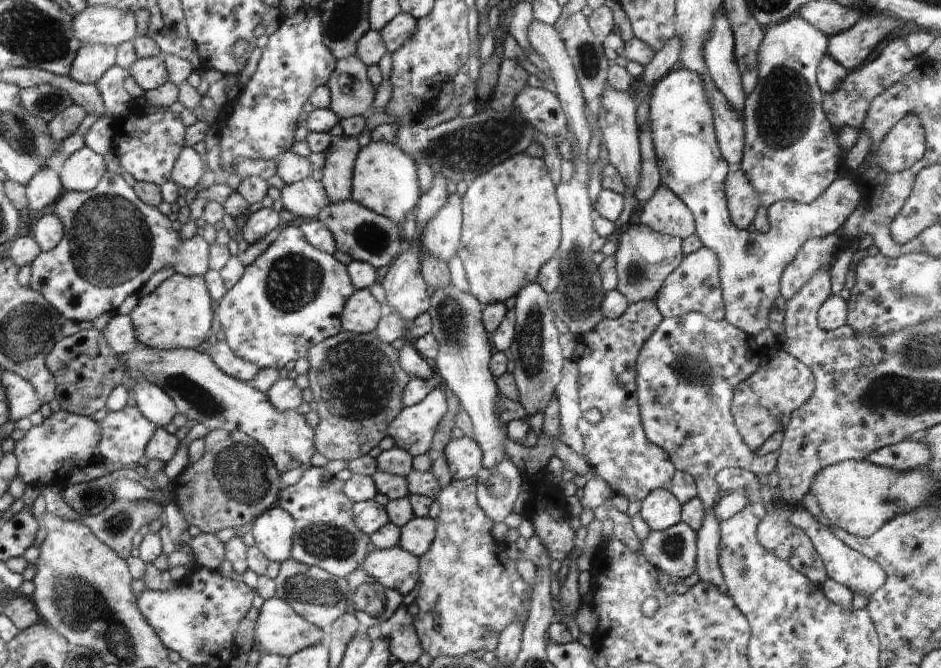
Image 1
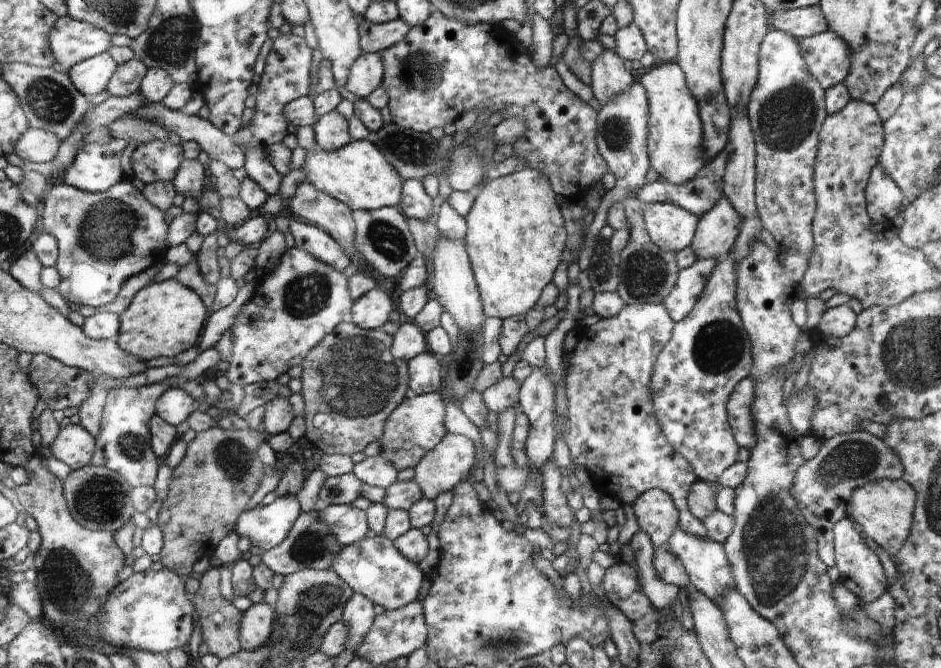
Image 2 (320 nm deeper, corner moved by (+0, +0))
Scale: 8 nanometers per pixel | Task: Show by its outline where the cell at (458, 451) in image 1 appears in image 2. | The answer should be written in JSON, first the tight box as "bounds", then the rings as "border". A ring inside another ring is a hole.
{"bounds":[413,434,476,500],"border":[[[448,434],[448,440],[444,440],[444,444],[440,444],[440,448],[436,448],[436,452],[432,451],[432,456],[424,458],[424,464],[420,464],[420,468],[414,468],[413,482],[418,482],[420,489],[423,490],[423,499],[435,500],[436,495],[440,492],[453,491],[460,483],[468,477],[472,472],[474,464],[476,464],[476,448],[472,444],[470,438],[466,436]]]}

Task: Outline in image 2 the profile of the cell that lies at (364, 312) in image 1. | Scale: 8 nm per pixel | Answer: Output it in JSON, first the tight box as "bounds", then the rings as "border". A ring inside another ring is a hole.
{"bounds":[349,289,392,329],"border":[[[372,289],[356,300],[349,321],[362,329],[381,329],[382,324],[390,318],[390,312],[392,300],[382,290]]]}

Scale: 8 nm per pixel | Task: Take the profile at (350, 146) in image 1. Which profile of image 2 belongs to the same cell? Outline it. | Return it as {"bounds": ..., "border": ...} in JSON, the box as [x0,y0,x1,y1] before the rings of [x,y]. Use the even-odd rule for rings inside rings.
{"bounds":[313,109,352,152],"border":[[[336,109],[322,116],[313,126],[316,143],[324,152],[336,152],[340,148],[347,147],[352,142],[350,134],[350,122],[339,114]]]}

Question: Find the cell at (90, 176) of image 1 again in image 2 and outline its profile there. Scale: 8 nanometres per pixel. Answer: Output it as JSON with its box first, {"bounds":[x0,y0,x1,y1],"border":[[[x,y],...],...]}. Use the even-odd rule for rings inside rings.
{"bounds":[64,139,127,192],"border":[[[113,139],[105,145],[85,142],[76,161],[65,173],[64,183],[85,192],[109,191],[125,178],[120,159],[127,145],[121,139]]]}

